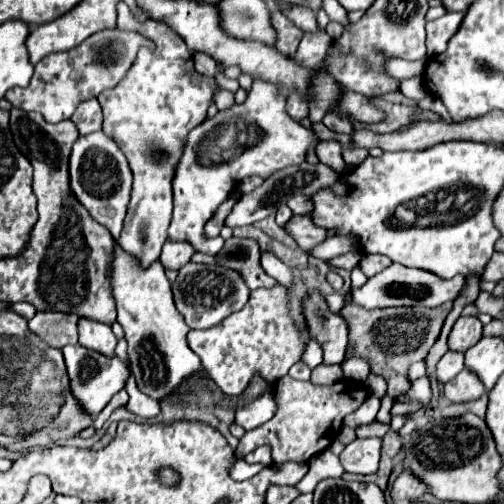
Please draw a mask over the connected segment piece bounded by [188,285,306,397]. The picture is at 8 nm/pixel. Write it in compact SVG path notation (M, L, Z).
M276 285L272 289L252 291L248 305L226 317L222 325L206 331L190 331L188 345L200 357L218 389L226 395L238 397L254 377L262 377L270 385L284 377L288 369L302 359L306 339L288 313L286 287Z

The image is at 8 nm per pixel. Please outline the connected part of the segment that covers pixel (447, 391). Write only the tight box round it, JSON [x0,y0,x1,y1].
[444,369,484,403]

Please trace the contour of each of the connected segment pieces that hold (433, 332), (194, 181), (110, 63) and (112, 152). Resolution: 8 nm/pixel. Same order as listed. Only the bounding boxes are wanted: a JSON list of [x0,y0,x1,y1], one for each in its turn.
[[342,303,452,397],[168,81,320,255],[6,29,154,123],[68,131,132,239]]

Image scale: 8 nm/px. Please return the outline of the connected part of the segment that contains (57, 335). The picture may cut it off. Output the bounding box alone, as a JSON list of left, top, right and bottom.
[28,311,78,349]

